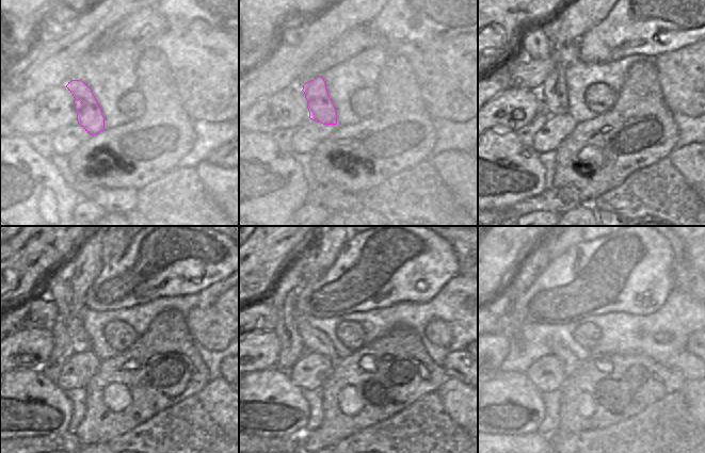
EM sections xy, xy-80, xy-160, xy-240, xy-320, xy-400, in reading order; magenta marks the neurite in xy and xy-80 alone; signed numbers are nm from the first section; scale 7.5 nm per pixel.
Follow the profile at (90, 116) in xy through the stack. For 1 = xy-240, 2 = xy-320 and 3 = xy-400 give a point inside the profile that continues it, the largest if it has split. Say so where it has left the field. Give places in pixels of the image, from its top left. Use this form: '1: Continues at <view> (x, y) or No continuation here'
1: Continues at xy-240 (86, 264)
2: Continues at xy-320 (325, 251)
3: Continues at xy-400 (559, 248).

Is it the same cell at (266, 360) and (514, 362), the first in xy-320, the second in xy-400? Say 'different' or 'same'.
different

